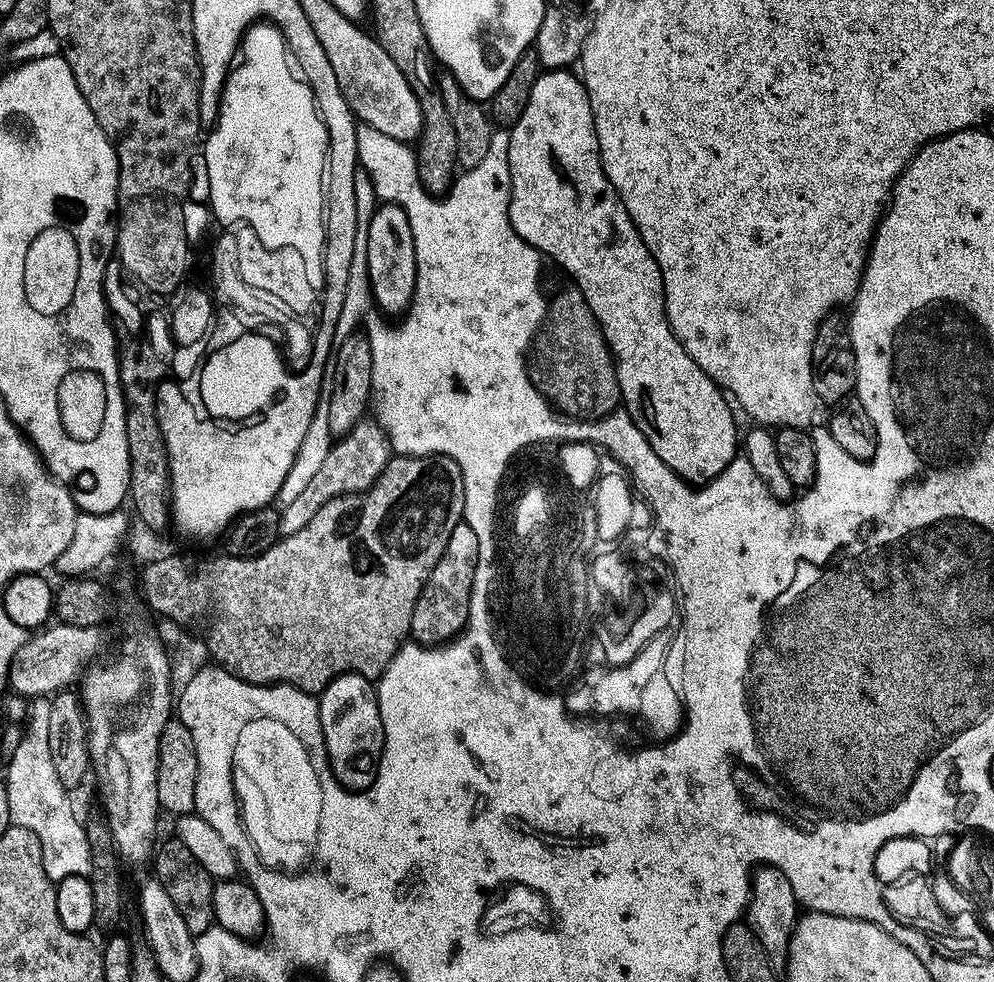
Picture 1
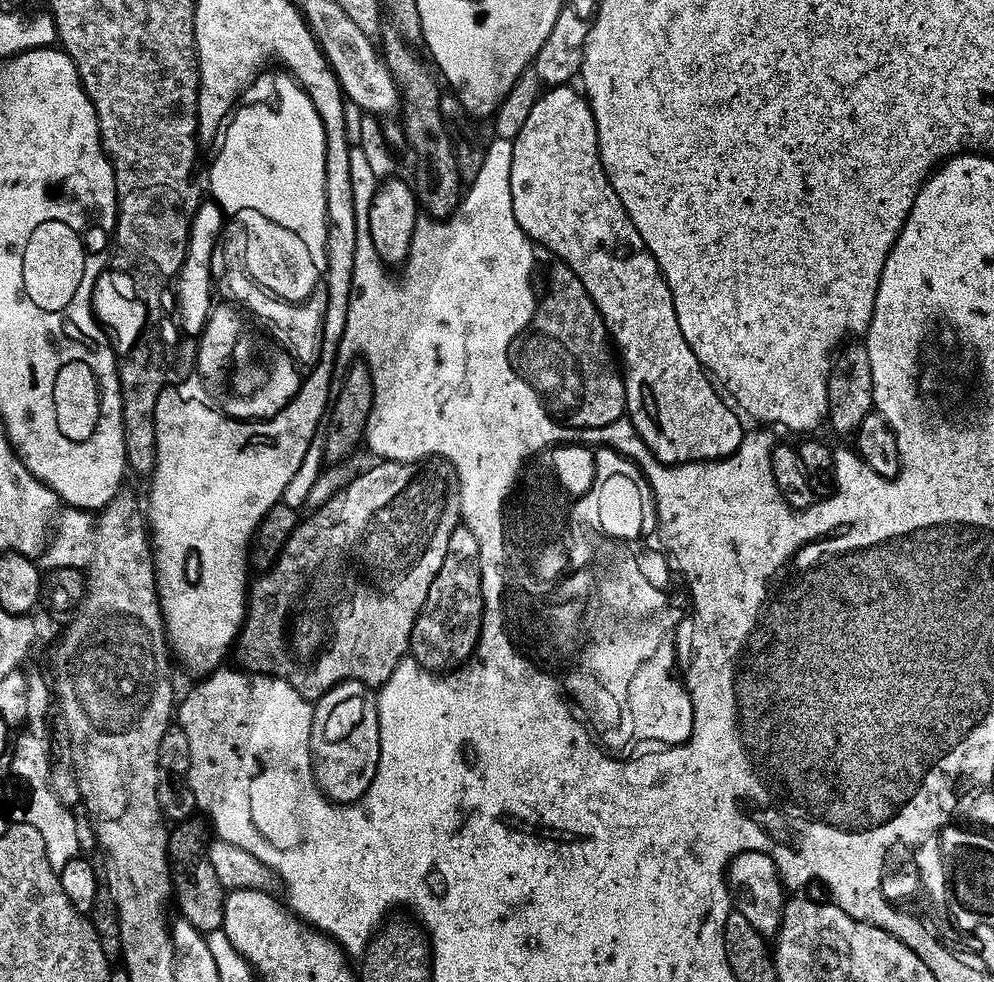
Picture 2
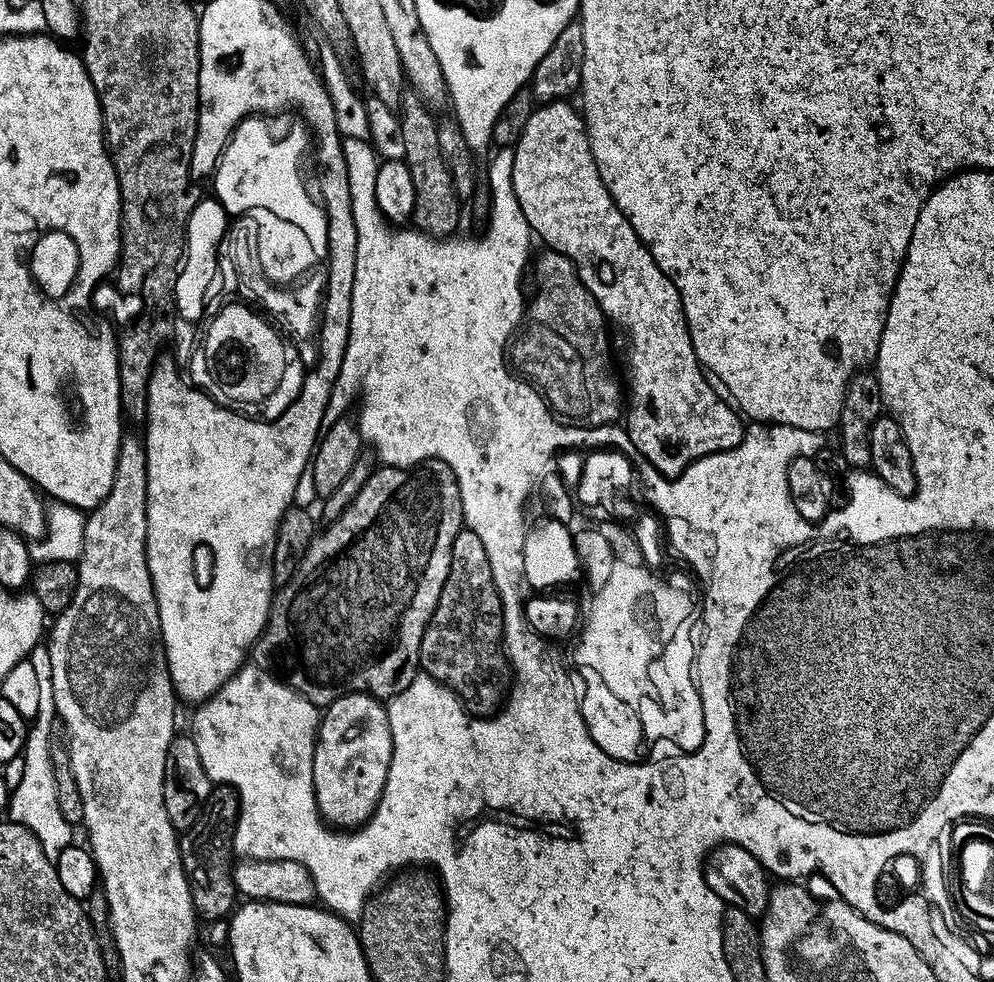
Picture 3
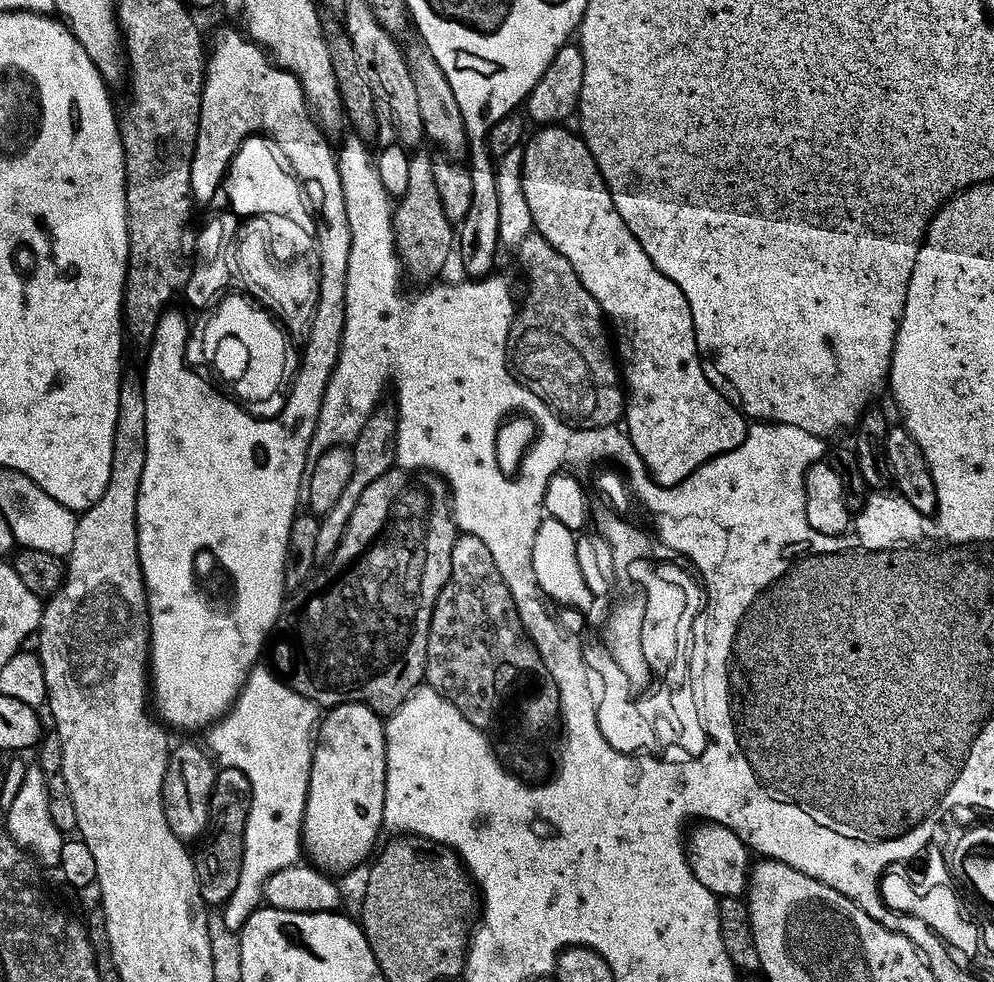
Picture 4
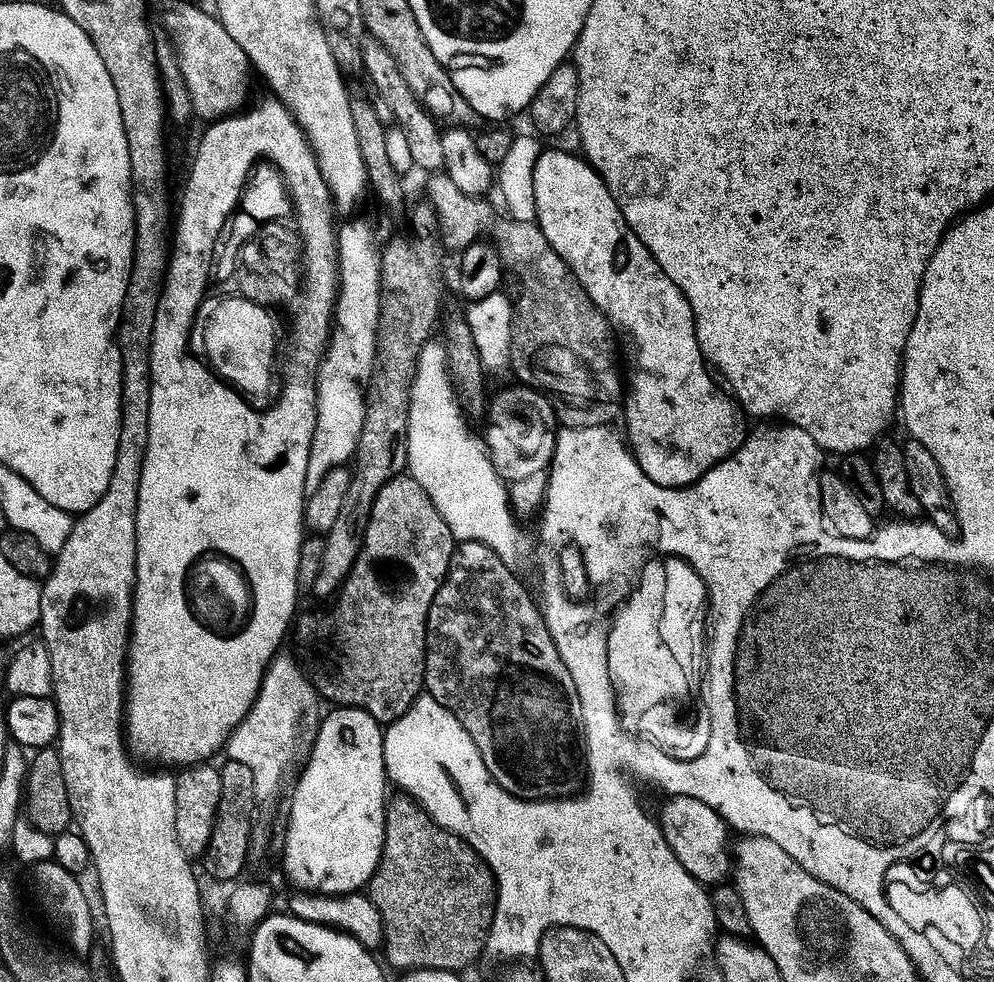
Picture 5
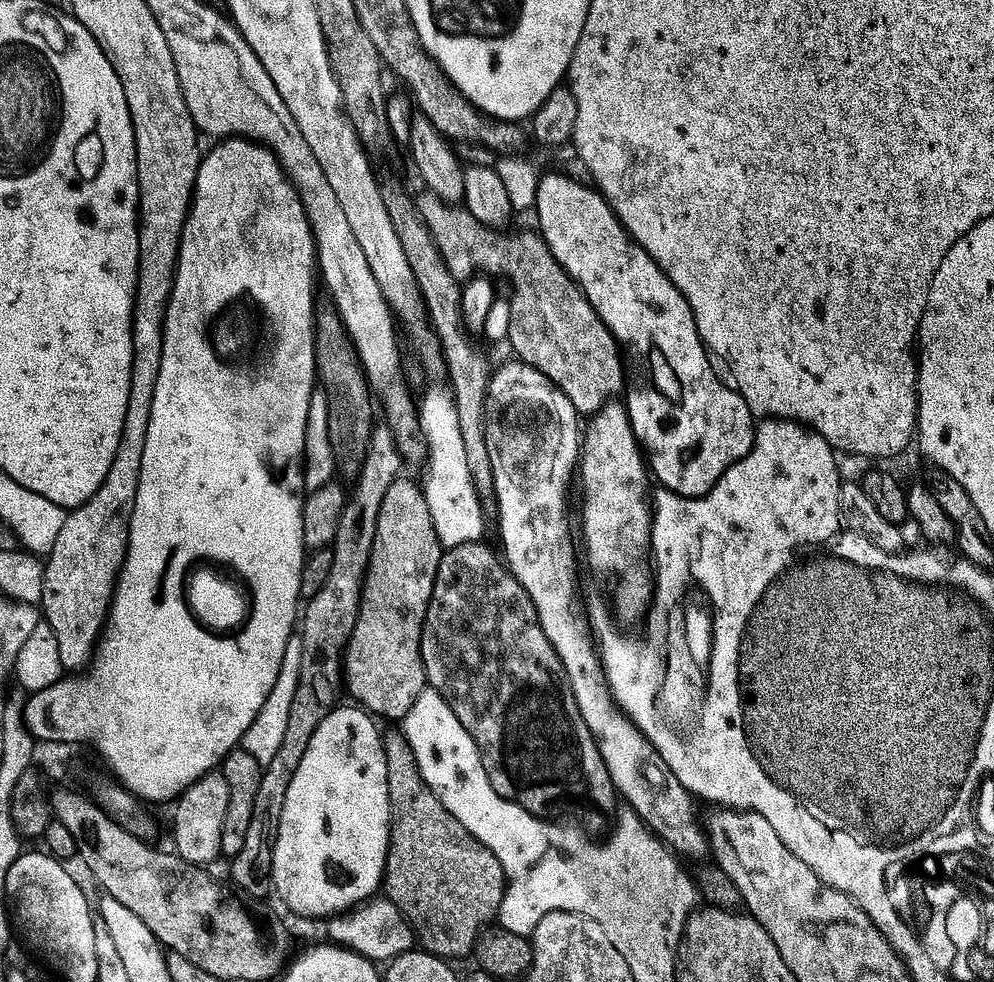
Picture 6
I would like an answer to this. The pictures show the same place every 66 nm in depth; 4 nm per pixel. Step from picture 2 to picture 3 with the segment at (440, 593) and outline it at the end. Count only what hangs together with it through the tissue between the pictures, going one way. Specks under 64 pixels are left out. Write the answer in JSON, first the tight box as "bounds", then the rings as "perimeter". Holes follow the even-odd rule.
{"bounds":[420,530,510,714],"perimeter":[[[470,530],[460,532],[454,542],[450,578],[446,578],[438,610],[434,610],[434,618],[422,638],[420,667],[425,673],[429,672],[438,683],[445,684],[452,691],[449,693],[453,697],[463,700],[469,709],[480,714],[491,713],[488,711],[506,696],[504,671],[509,671],[510,664],[502,651],[506,644],[503,615],[504,607],[496,589],[494,574],[490,570],[490,558],[486,554],[486,546],[482,546],[482,538],[478,538],[478,534]]]}

